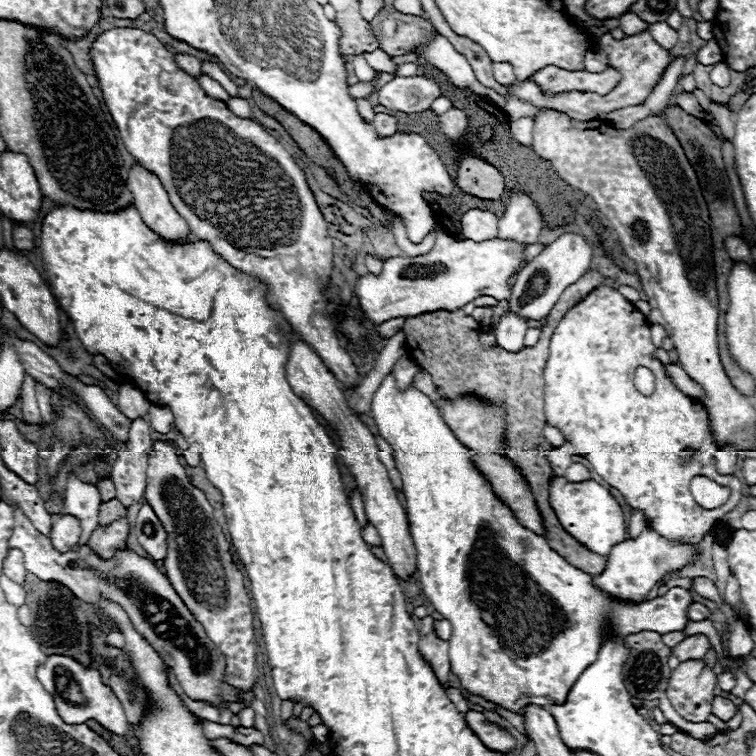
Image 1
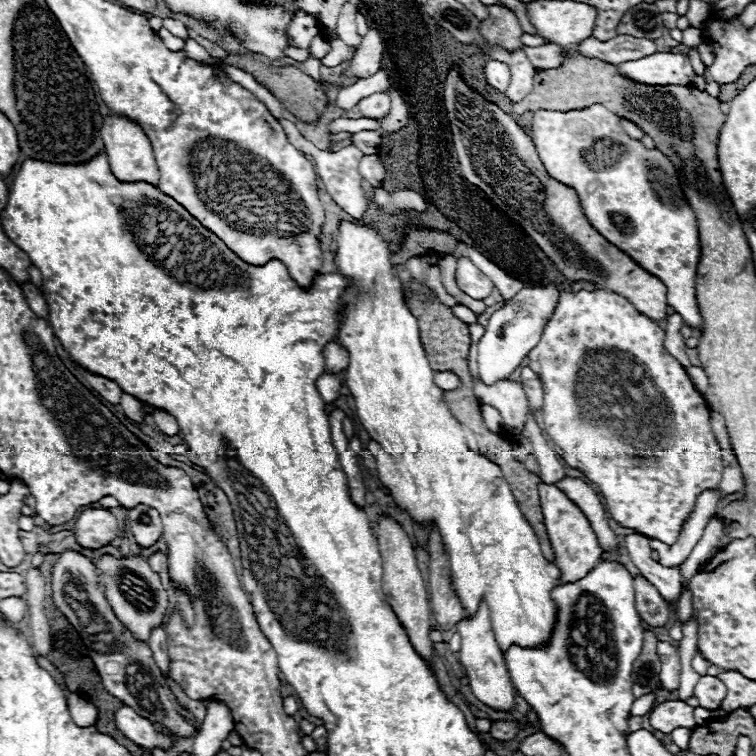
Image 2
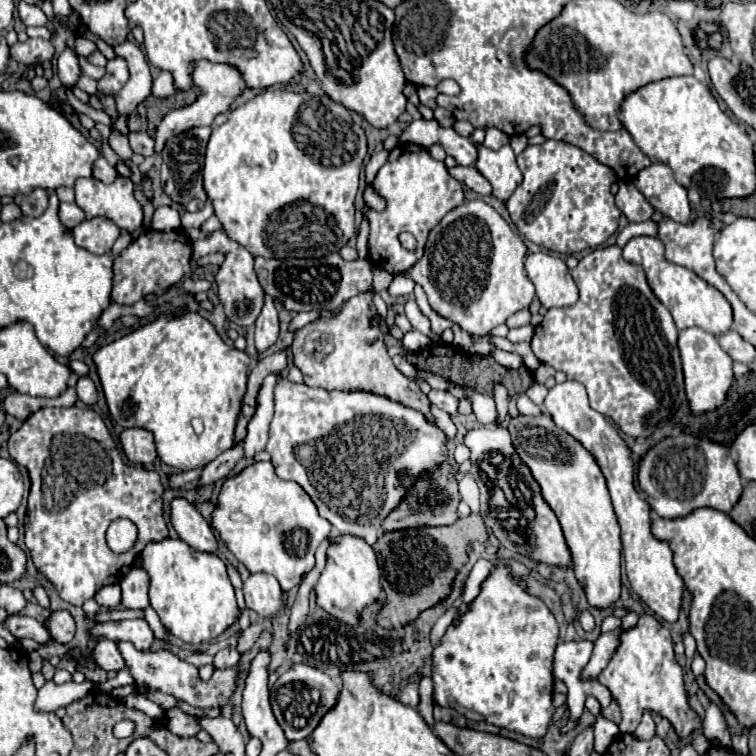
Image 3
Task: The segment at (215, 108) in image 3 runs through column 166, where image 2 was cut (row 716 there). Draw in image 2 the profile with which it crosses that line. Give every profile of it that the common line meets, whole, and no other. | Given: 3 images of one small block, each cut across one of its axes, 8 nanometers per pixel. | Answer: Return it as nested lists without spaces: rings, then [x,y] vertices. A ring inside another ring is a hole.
[[[120,706],[114,712],[114,722],[116,722],[116,728],[138,746],[144,746],[144,748],[160,746],[160,748],[168,750],[172,746],[172,742],[174,742],[174,738],[170,734],[156,732],[156,728],[154,728],[154,724],[150,720],[138,716],[128,706]]]

